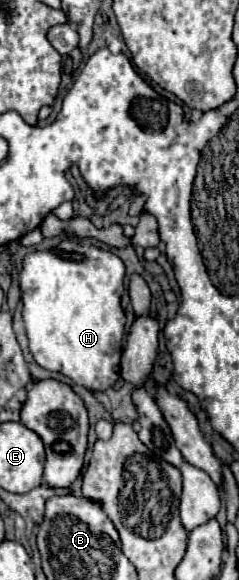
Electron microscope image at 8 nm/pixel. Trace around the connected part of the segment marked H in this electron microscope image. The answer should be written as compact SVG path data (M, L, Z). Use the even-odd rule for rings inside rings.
M64 238L54 248L28 252L22 258L18 284L20 284L20 300L24 306L22 318L24 318L26 334L30 340L30 352L34 360L42 368L60 372L92 392L110 388L118 380L122 338L124 338L124 326L126 326L126 316L120 306L120 298L124 294L124 262L110 250L102 250L92 244L82 244L70 238ZM58 250L68 254L82 254L84 260L80 262L64 260L56 254Z

